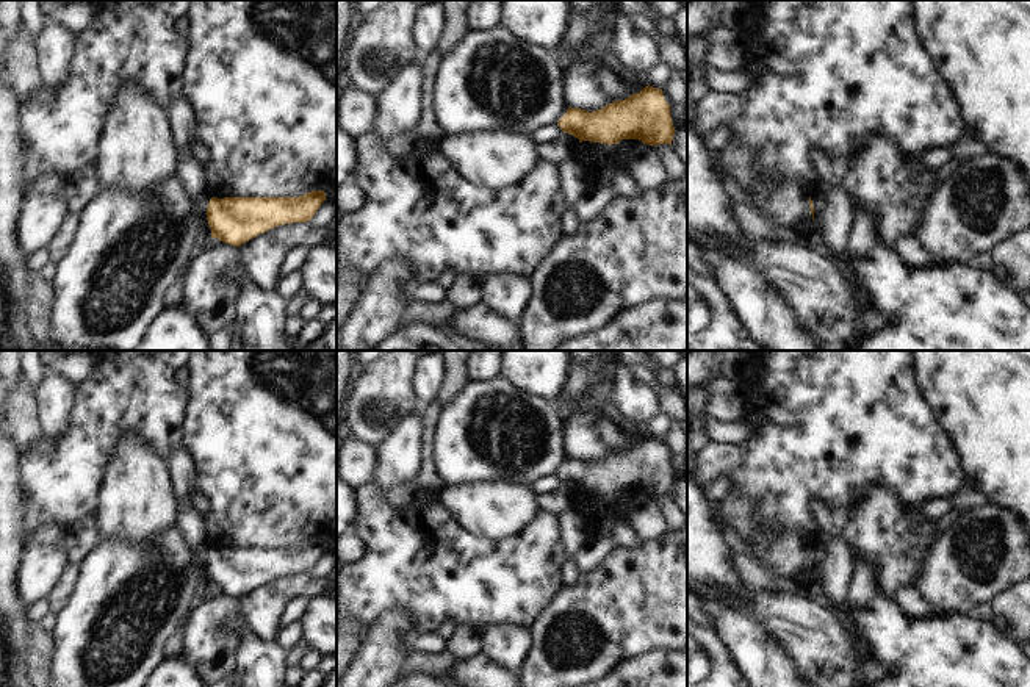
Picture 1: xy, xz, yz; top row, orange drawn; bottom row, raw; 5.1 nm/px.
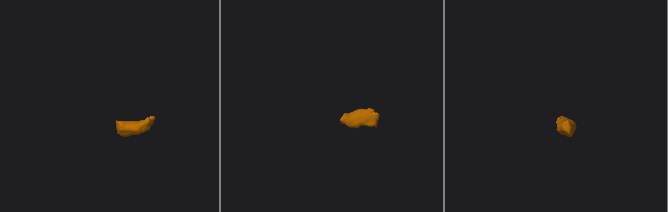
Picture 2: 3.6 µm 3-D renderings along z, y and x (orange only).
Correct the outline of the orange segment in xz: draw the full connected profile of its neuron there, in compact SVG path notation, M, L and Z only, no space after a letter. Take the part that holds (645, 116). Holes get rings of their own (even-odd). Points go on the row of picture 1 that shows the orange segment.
M645 86L640 92L592 113L570 106L557 125L579 142L607 146L621 139L639 139L648 146L672 146L676 131L662 89L653 86Z

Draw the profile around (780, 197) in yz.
M742 139L739 146L747 161L747 180L733 186L736 197L754 208L780 236L816 243L809 192L801 180L783 167L769 167L759 144Z

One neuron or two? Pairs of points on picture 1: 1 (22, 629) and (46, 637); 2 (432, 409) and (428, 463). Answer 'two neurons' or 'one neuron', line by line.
1: two neurons
2: one neuron

